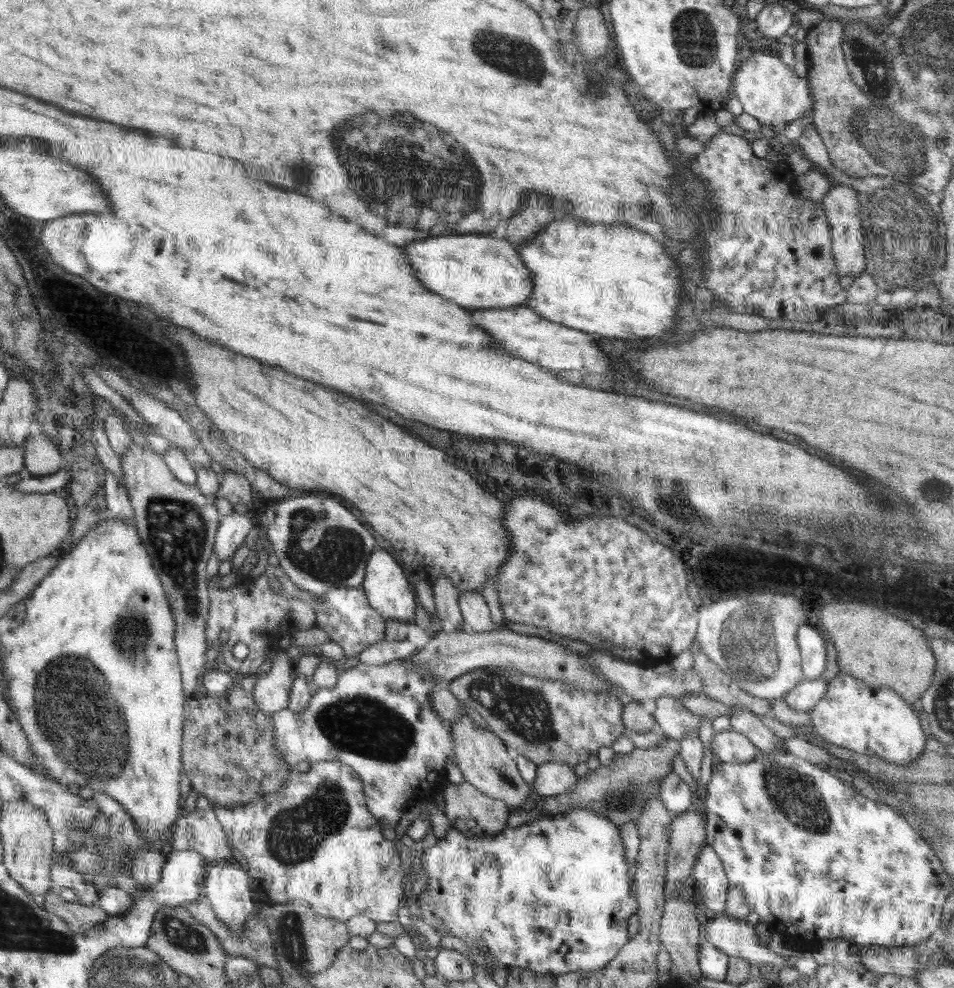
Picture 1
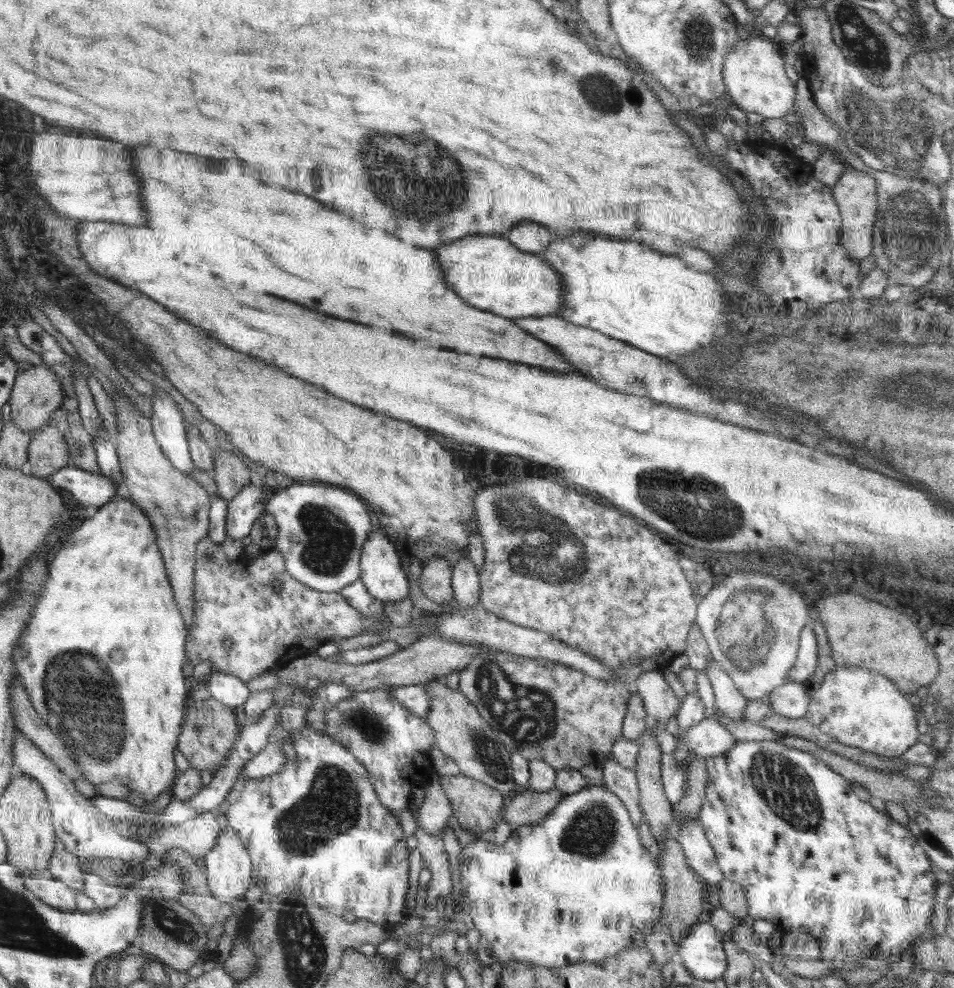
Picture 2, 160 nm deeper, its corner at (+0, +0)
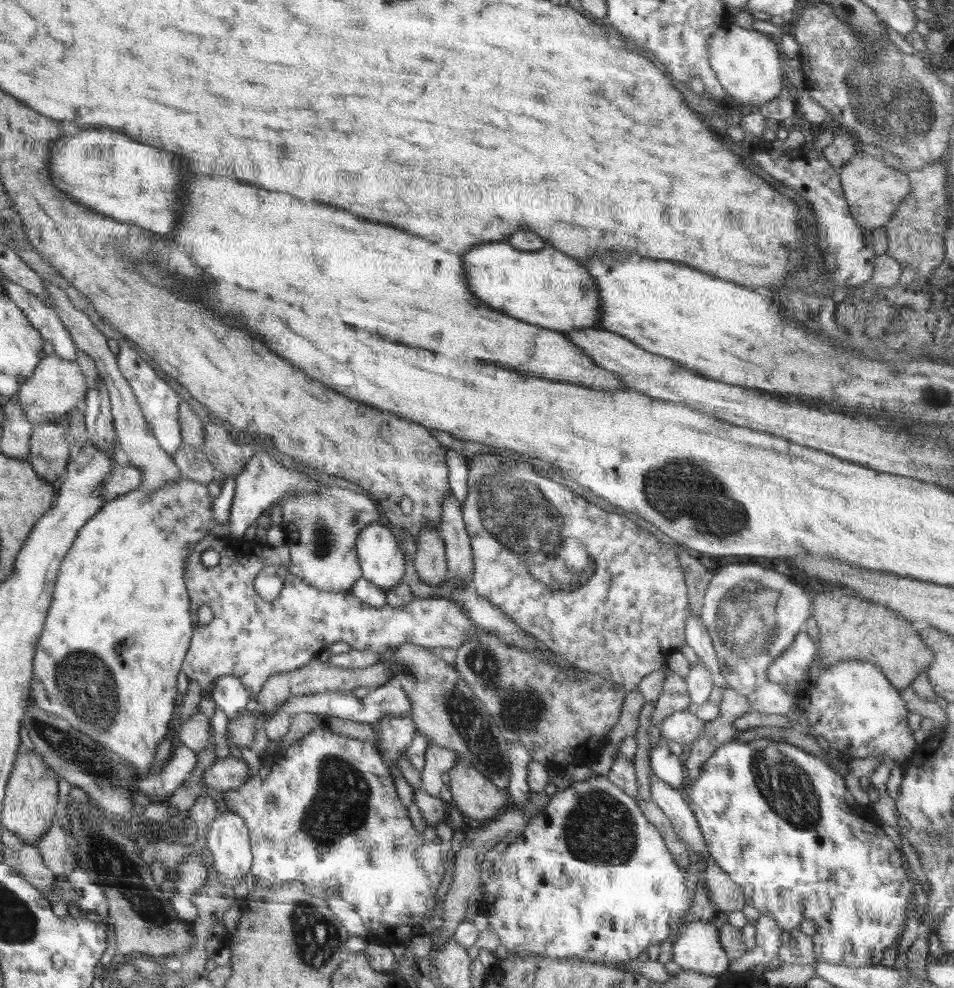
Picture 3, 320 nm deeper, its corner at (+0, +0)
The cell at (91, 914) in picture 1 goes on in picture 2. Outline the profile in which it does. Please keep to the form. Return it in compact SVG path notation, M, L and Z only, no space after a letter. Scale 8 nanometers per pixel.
M24 871L22 878L26 882L28 890L35 894L44 904L59 909L60 912L77 911L76 891L69 888L60 880L52 877L52 873L46 871Z

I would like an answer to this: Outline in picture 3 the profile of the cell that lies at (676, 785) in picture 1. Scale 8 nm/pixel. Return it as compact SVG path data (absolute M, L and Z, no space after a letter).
M666 740L657 744L655 749L649 752L651 762L651 772L666 784L680 789L684 782L684 764L678 759L678 754L674 754Z

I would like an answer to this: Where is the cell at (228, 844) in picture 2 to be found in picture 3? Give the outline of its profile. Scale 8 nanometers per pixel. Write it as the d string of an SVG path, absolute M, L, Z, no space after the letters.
M227 808L208 824L205 837L218 880L234 889L238 884L236 880L242 878L253 863L246 821L239 813Z

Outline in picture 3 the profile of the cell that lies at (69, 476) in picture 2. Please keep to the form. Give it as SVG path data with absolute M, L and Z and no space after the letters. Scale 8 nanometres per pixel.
M120 461L112 468L112 472L108 473L108 477L104 479L101 491L105 500L110 501L115 497L138 489L140 483L142 483L140 470L136 470L134 466L130 466L126 461Z

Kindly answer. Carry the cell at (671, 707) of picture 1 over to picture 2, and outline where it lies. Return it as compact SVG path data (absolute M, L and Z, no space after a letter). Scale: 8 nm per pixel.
M652 671L644 673L634 684L636 694L642 697L649 719L667 724L681 707L673 690L666 684L663 673Z

